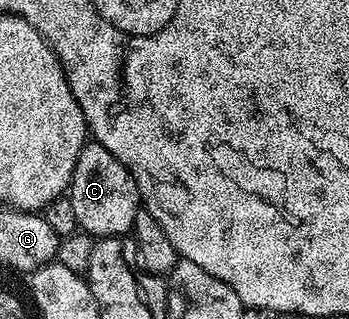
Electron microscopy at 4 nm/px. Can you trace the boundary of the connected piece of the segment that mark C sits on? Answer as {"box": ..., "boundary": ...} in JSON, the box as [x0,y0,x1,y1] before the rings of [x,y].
{"box":[68,141,140,237],"boundary":[[[93,141],[80,149],[76,169],[70,178],[68,198],[72,201],[79,228],[91,237],[125,236],[133,228],[136,213],[140,210],[138,186],[128,169],[120,165],[104,145]]]}

